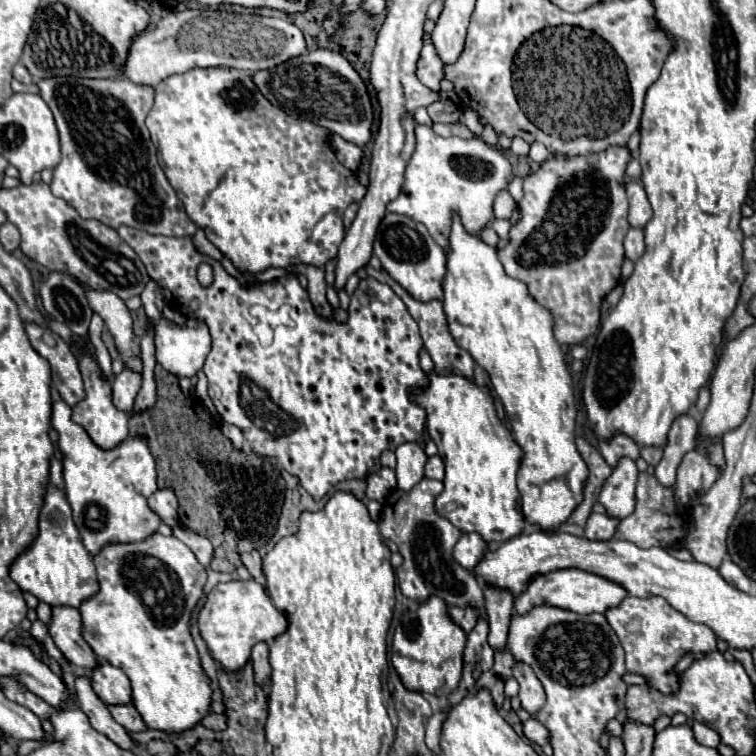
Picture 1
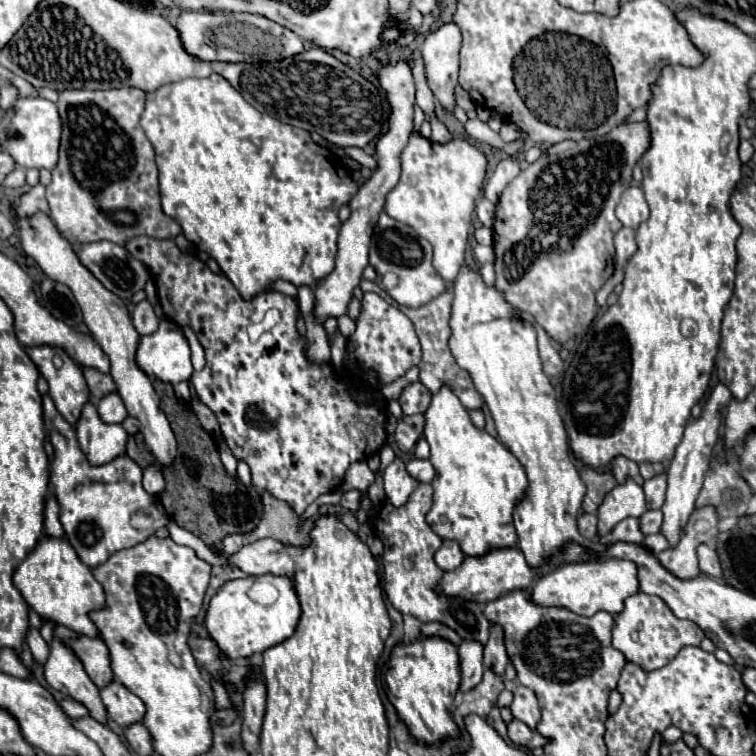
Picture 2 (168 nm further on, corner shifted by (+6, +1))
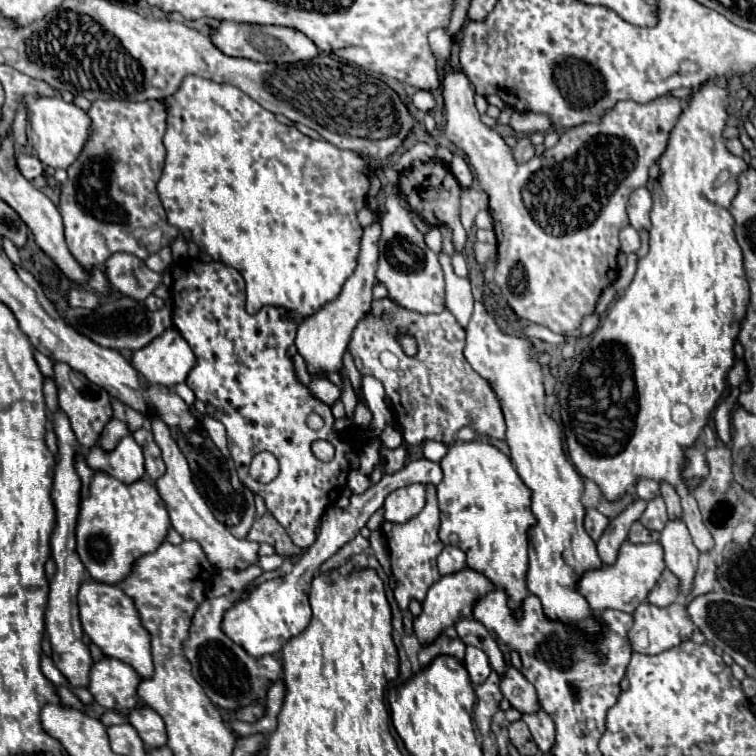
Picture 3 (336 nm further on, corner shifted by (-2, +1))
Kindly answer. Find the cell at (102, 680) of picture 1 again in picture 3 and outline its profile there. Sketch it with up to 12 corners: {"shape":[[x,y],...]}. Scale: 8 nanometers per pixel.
{"shape":[[149,707],[129,713],[129,723],[149,749],[167,743],[163,719]]}

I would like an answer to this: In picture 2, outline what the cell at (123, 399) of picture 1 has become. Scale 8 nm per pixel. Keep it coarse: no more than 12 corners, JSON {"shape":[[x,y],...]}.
{"shape":[[117,391],[101,397],[97,411],[105,423],[127,417]]}

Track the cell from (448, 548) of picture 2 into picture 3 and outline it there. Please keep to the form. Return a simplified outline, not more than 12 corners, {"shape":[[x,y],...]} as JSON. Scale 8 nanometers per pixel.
{"shape":[[445,547],[437,557],[443,577],[465,569],[465,553]]}

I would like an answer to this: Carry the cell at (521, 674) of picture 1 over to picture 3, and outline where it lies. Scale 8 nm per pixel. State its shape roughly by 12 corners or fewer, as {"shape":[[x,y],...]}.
{"shape":[[541,709],[523,715],[541,749],[549,753],[555,745],[553,719]]}

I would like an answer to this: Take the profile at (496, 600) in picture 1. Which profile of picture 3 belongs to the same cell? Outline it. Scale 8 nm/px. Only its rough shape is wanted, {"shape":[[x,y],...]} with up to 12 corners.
{"shape":[[509,663],[501,691],[519,713],[541,709],[535,687]]}

